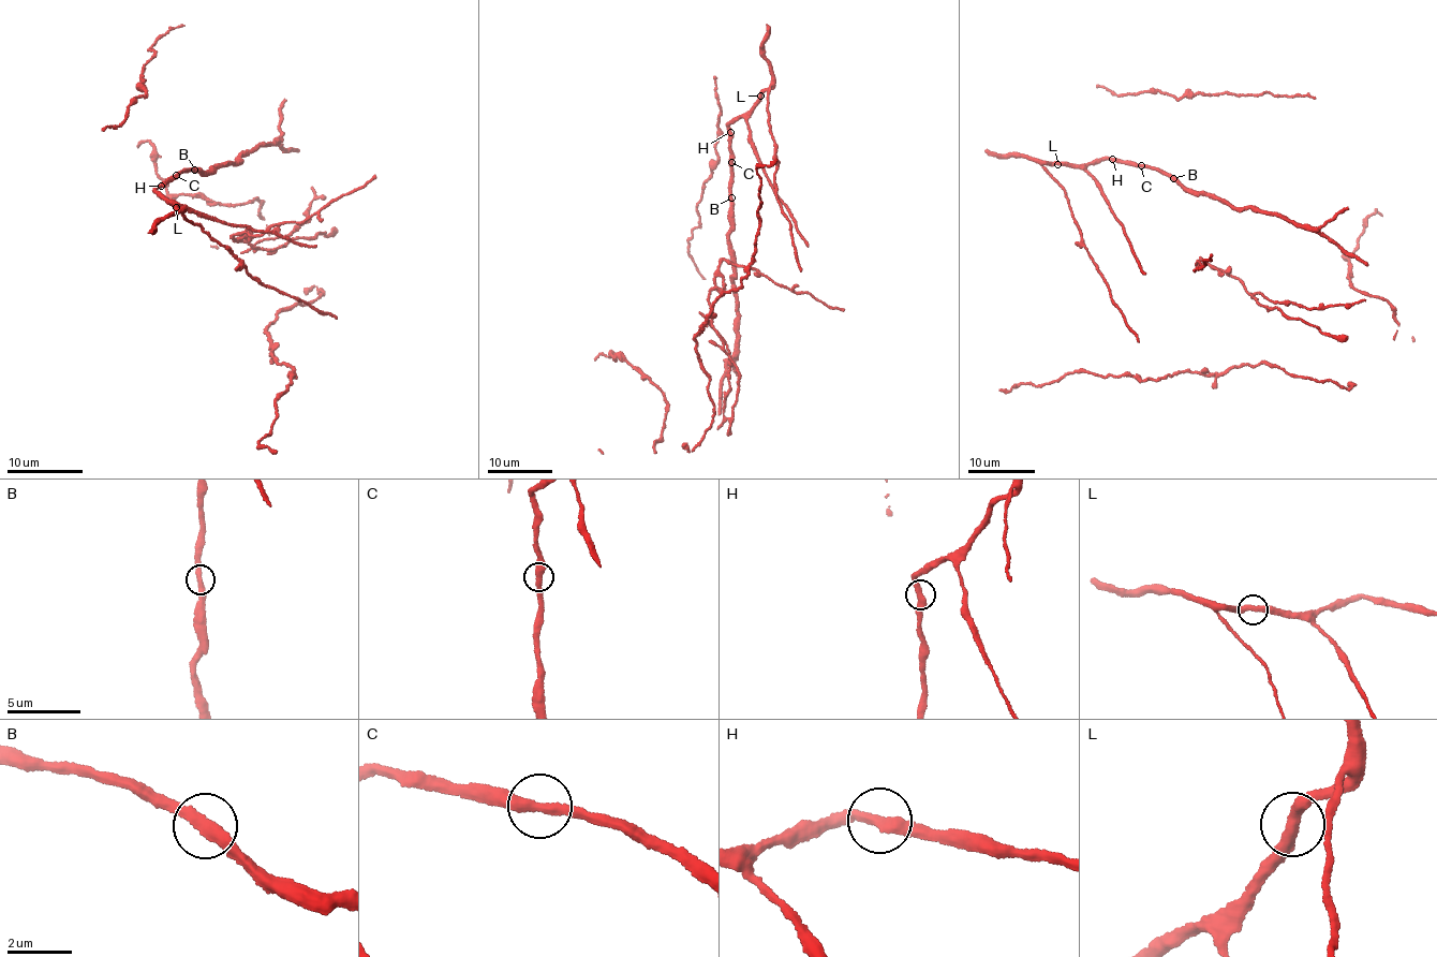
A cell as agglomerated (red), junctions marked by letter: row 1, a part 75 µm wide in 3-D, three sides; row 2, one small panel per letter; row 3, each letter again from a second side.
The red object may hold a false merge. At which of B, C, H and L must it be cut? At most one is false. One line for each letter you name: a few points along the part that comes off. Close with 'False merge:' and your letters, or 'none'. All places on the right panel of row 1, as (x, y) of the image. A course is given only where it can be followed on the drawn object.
False merge: B

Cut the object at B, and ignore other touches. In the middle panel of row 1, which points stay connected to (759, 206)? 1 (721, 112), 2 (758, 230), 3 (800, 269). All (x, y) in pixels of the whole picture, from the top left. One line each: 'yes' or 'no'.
1: yes
2: yes
3: no

